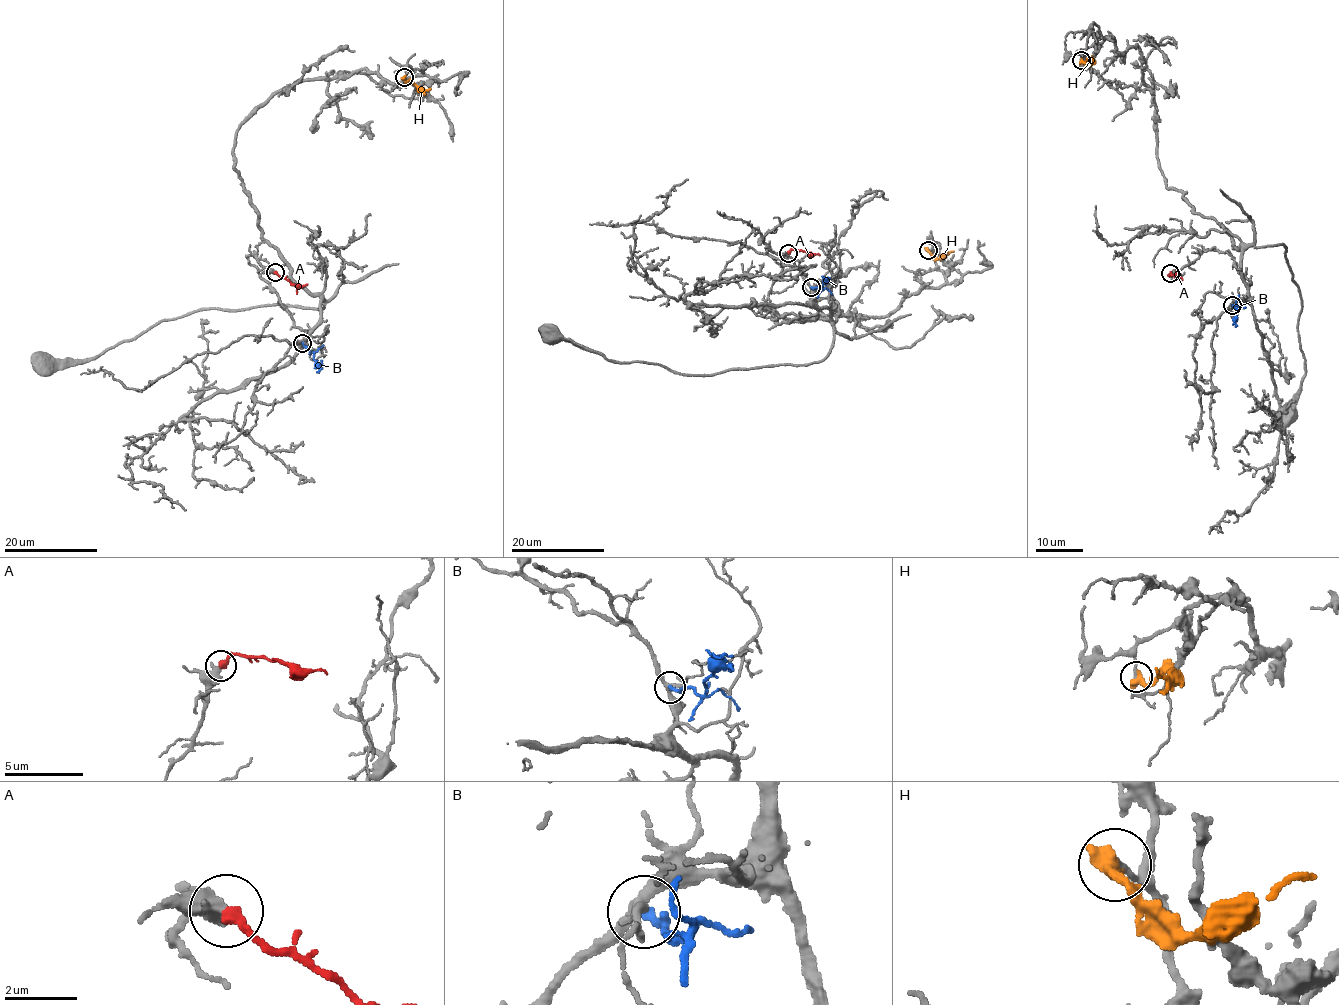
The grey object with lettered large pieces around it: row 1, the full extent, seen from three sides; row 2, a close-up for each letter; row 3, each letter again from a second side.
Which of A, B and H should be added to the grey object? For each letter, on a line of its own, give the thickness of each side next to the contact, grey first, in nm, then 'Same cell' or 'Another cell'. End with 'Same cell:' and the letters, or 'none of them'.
A: Thickness 500 nm (grey) against 300 nm. Another cell
B: Thickness 280 nm (grey) against 240 nm. Another cell
H: Thickness 140 nm (grey) against 550 nm. Another cell
Same cell: none of them

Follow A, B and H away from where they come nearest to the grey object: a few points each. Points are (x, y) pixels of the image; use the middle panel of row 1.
A: (788, 252), (801, 250), (820, 255)
B: (811, 288), (820, 289), (827, 278), (824, 277)
H: (928, 250), (938, 258), (954, 251)

